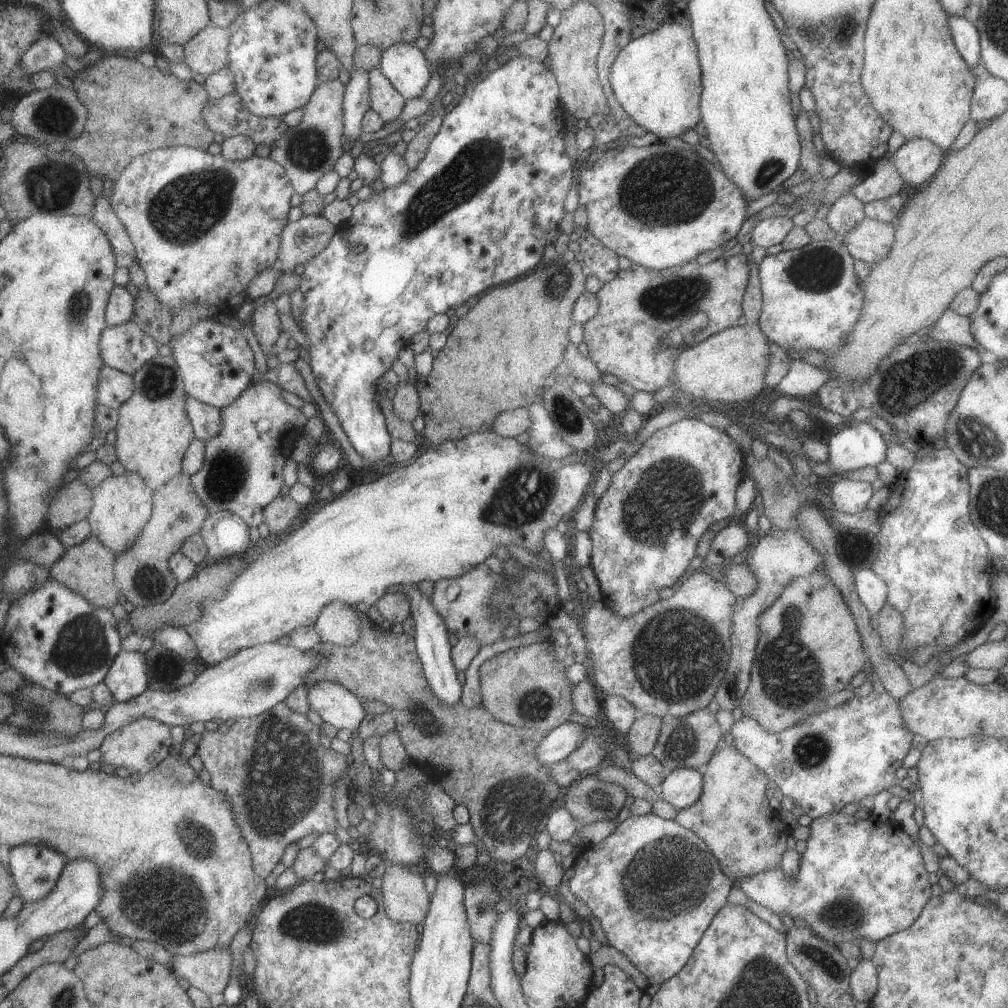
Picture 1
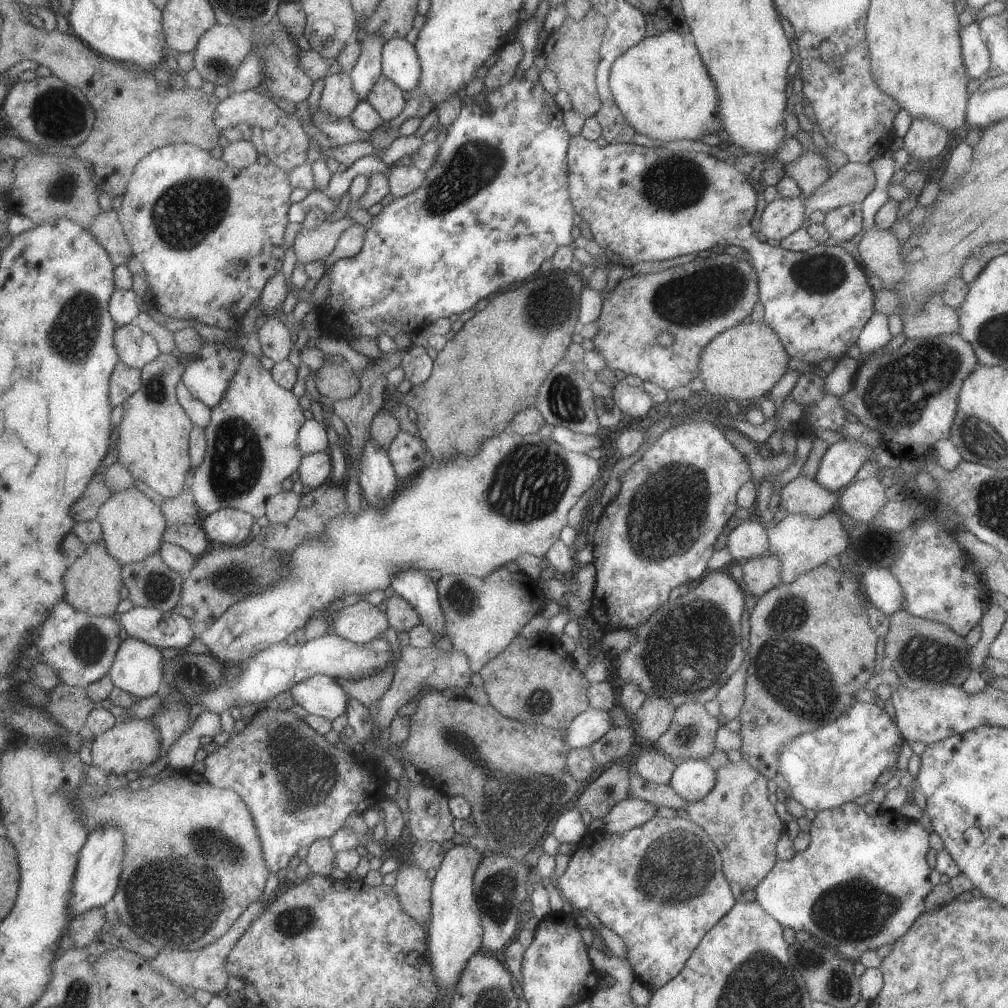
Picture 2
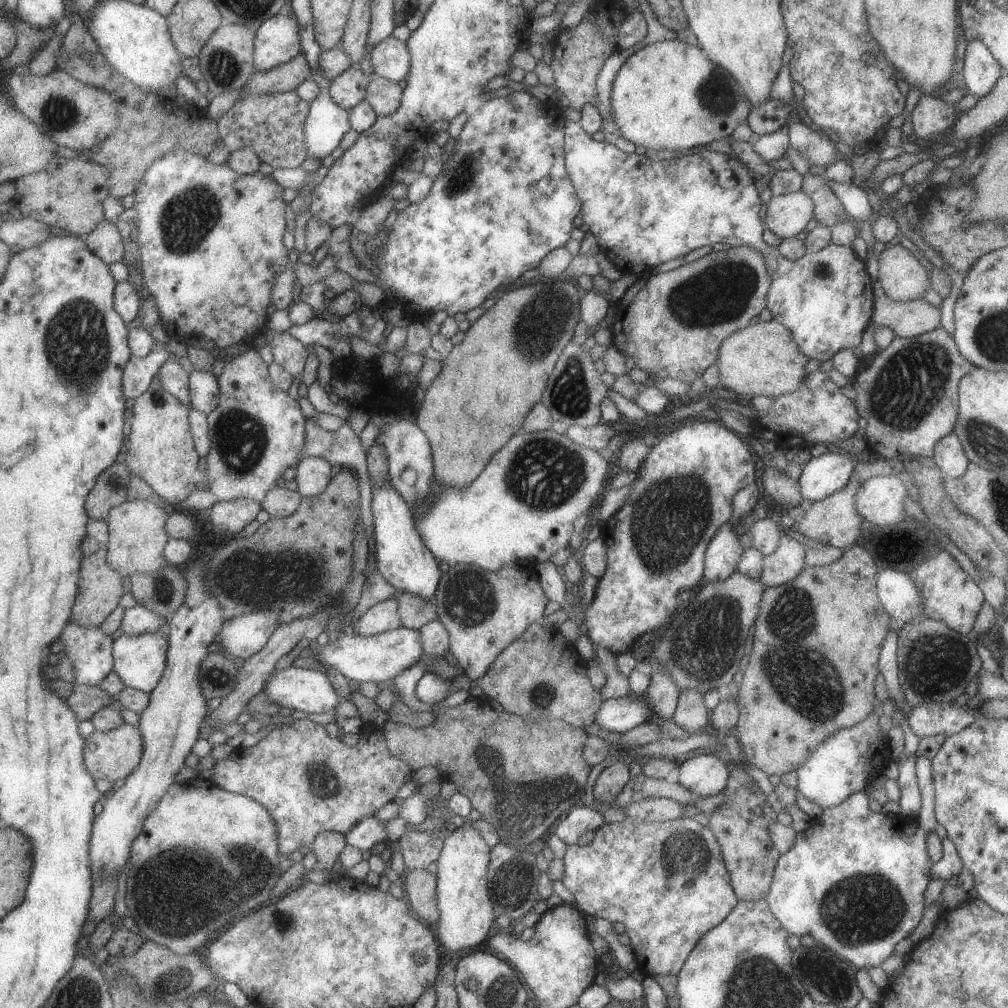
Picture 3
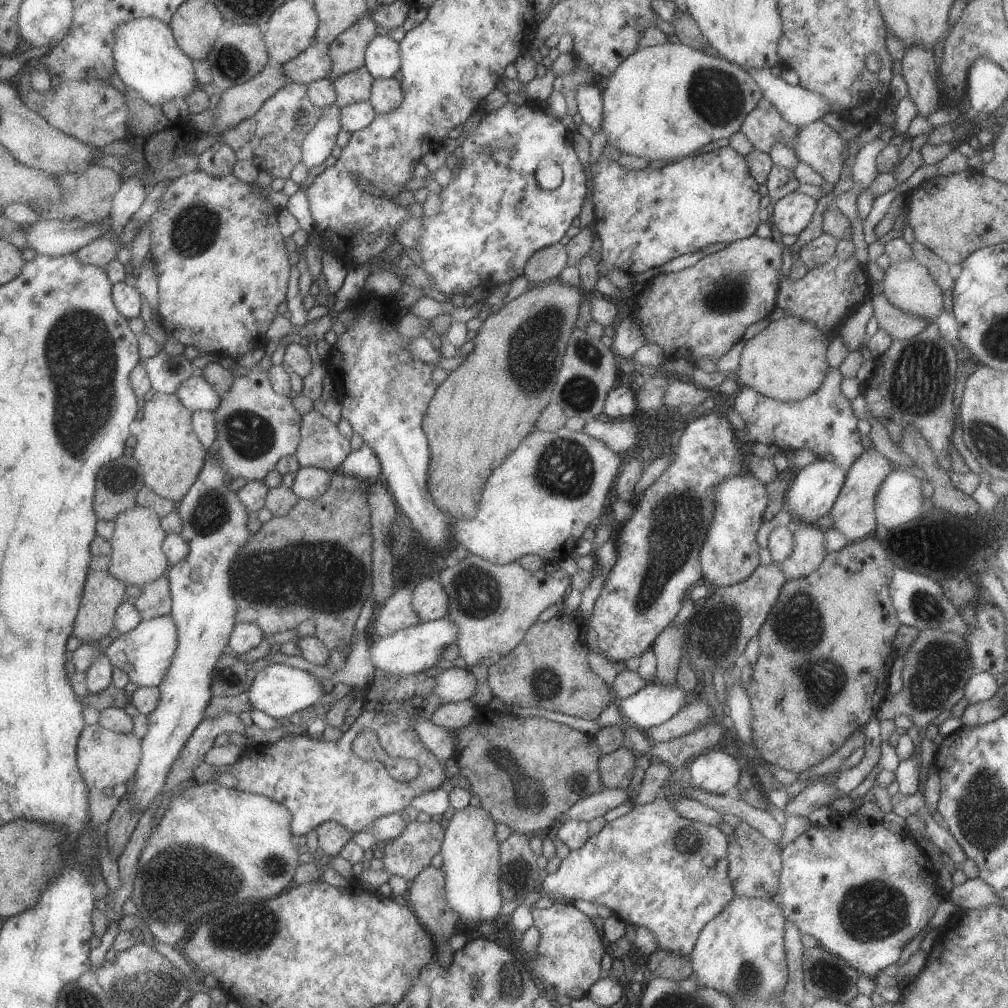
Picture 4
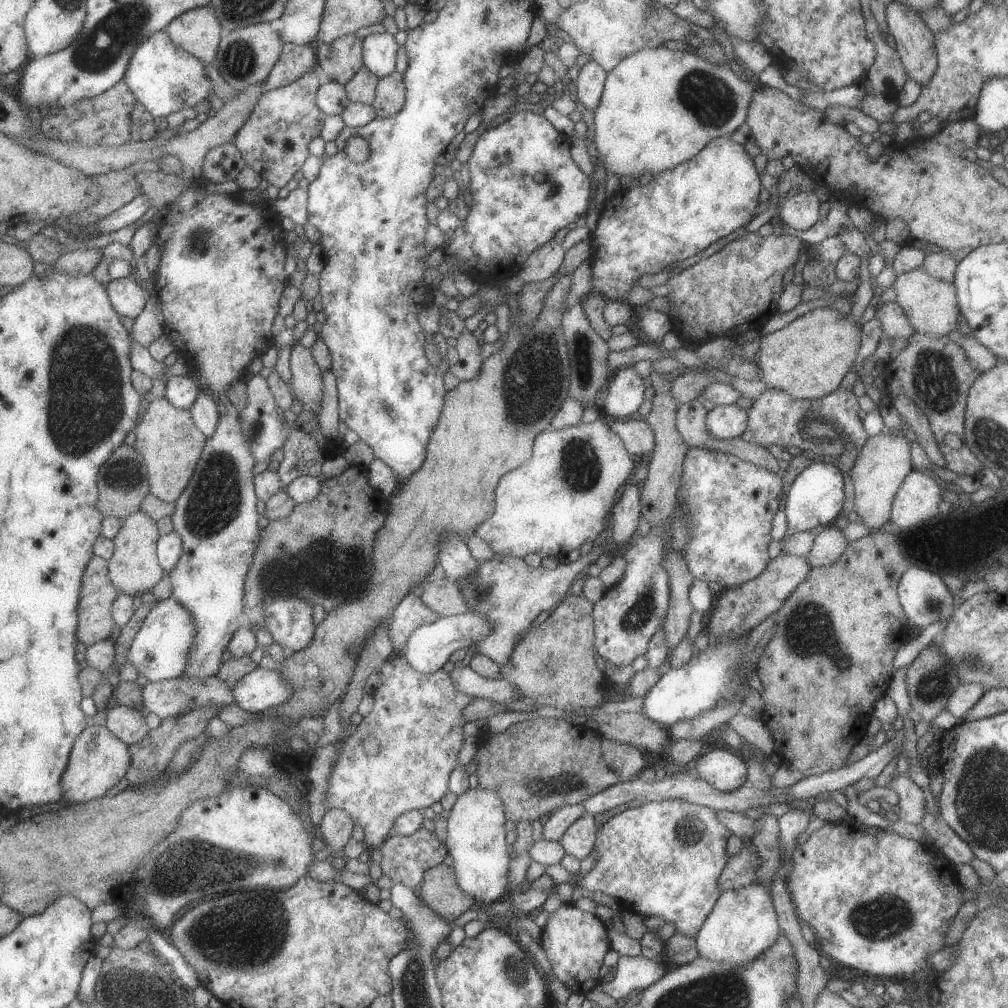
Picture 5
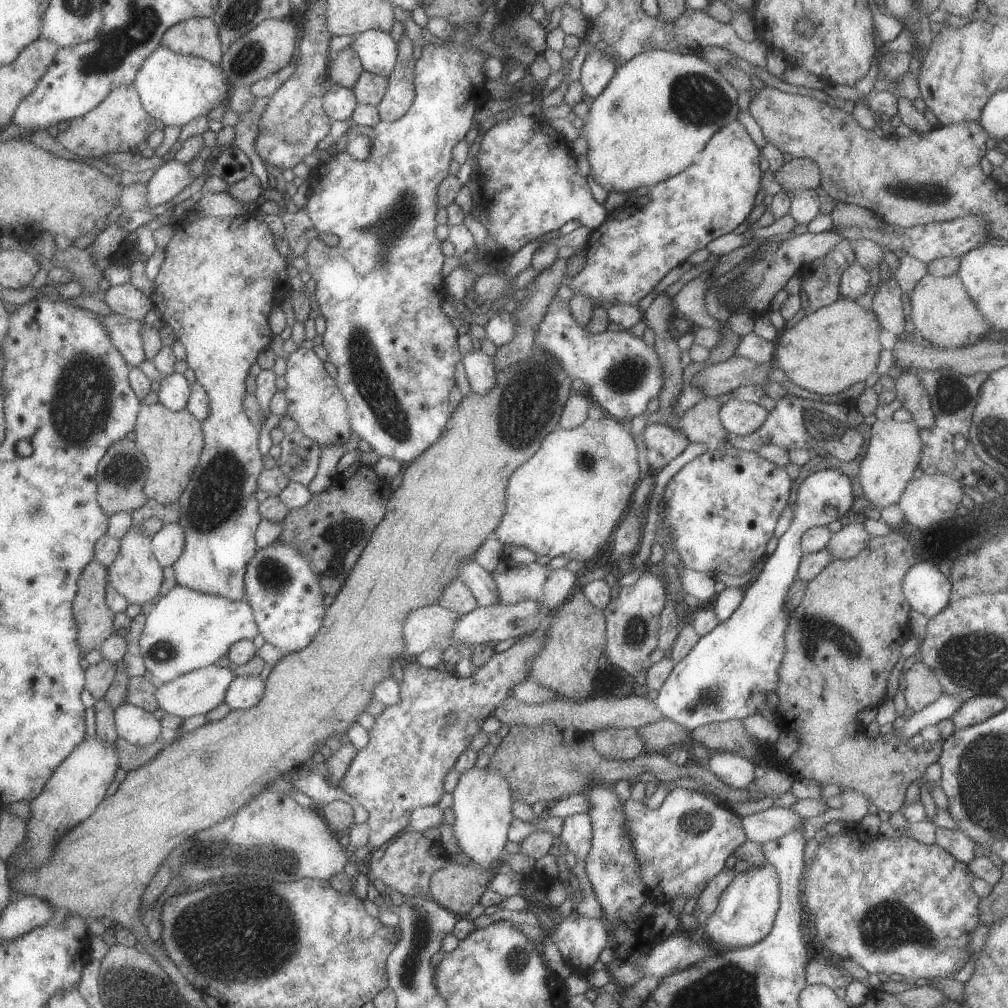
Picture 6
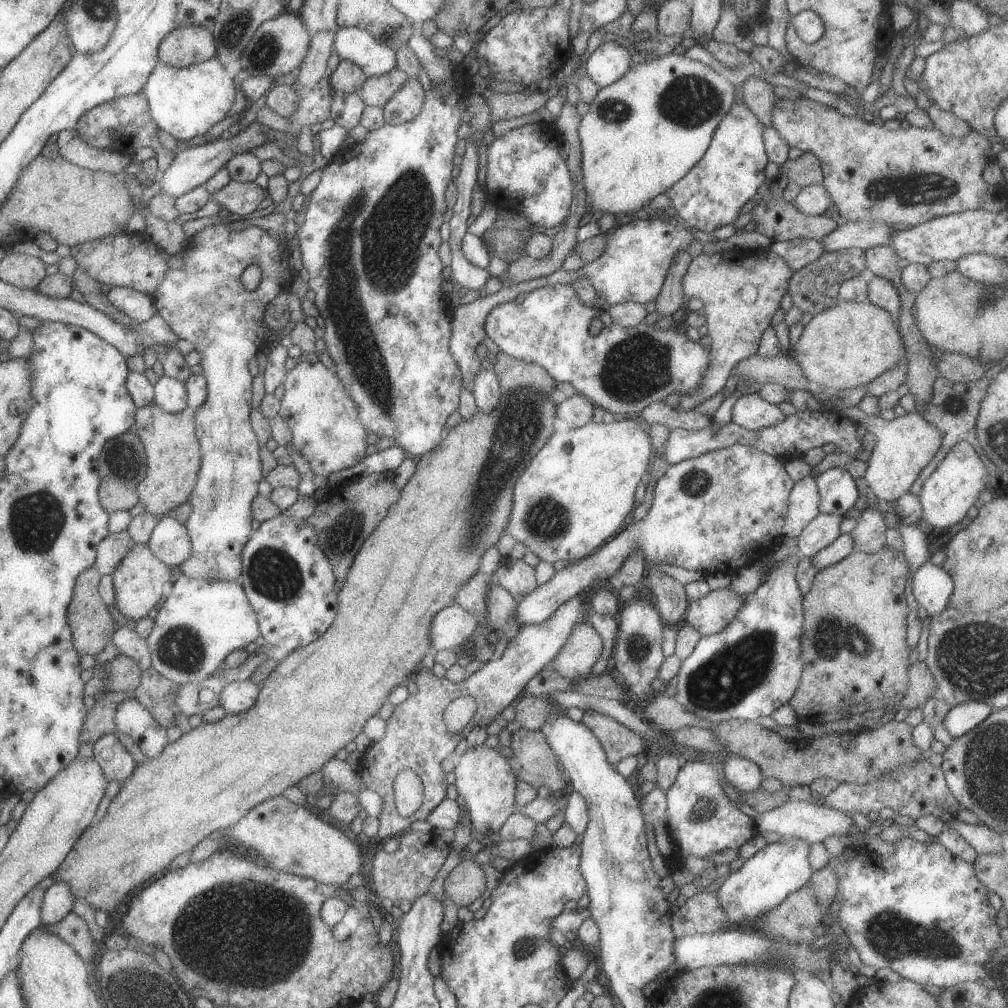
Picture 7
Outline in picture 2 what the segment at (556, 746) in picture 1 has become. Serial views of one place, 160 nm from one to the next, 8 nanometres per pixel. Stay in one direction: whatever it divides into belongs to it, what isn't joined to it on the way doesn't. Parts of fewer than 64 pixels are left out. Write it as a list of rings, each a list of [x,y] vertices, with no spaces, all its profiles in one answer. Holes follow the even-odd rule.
[[[589,708],[575,716],[563,729],[564,745],[570,750],[577,747],[590,747],[612,728],[613,720],[609,711]]]

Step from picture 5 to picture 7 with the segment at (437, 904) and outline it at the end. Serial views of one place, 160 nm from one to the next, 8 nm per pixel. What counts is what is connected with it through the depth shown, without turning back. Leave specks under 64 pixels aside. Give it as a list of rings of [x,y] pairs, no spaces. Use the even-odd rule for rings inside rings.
[[[463,859],[446,876],[444,891],[458,907],[479,899],[485,890],[485,878],[477,862]]]

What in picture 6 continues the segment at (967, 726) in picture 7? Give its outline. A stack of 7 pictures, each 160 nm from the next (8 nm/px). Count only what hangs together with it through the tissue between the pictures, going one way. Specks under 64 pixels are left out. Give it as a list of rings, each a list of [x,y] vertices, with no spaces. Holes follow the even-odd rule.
[[[993,694],[974,696],[961,703],[950,720],[953,722],[954,729],[966,728],[992,718],[1005,707],[1007,707],[1006,702],[999,696]]]

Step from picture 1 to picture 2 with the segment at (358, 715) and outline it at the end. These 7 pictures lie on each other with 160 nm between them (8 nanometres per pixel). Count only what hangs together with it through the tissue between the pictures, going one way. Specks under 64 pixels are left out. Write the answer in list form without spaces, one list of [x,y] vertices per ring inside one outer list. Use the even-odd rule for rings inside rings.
[[[316,674],[293,684],[287,690],[294,704],[299,704],[308,714],[332,721],[346,711],[349,696],[337,680]]]

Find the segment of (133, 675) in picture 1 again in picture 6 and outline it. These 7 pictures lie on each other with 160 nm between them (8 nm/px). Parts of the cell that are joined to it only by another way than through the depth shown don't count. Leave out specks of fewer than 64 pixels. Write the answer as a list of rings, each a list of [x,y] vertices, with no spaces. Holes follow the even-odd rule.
[[[175,584],[165,596],[159,596],[145,615],[137,648],[144,668],[157,683],[213,665],[225,656],[231,644],[252,640],[258,635],[253,614],[245,599],[231,602],[221,596],[209,596]]]

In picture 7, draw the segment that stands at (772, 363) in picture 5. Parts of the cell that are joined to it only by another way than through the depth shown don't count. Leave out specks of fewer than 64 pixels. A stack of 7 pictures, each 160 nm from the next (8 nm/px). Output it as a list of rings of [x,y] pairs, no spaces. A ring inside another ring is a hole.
[[[839,301],[837,304],[825,309],[823,312],[818,312],[813,315],[809,320],[808,324],[803,327],[802,333],[800,334],[799,340],[795,346],[790,347],[791,355],[794,356],[796,363],[800,364],[802,373],[810,380],[811,384],[815,388],[834,388],[834,389],[845,389],[853,388],[855,386],[864,386],[869,381],[872,381],[876,376],[879,376],[882,372],[893,368],[900,361],[900,350],[904,350],[904,342],[900,337],[900,332],[897,322],[891,318],[891,315],[882,308],[875,306],[871,302],[867,303],[854,303],[849,301]]]

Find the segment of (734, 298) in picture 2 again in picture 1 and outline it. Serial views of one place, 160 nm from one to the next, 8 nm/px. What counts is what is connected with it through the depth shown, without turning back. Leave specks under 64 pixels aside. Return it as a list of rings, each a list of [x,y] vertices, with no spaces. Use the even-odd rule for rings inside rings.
[[[742,252],[728,258],[719,257],[704,265],[693,260],[661,270],[651,270],[635,263],[632,263],[629,268],[618,269],[615,278],[603,283],[596,292],[598,309],[595,316],[582,324],[584,328],[582,341],[588,348],[587,357],[603,374],[613,374],[620,382],[630,384],[636,391],[654,393],[659,388],[670,386],[674,382],[672,365],[675,357],[685,350],[686,343],[663,348],[659,346],[659,336],[667,334],[674,328],[683,328],[684,322],[696,312],[706,316],[706,323],[692,337],[691,340],[695,343],[735,325],[737,318],[742,315],[741,300],[747,280],[749,280],[749,263]]]

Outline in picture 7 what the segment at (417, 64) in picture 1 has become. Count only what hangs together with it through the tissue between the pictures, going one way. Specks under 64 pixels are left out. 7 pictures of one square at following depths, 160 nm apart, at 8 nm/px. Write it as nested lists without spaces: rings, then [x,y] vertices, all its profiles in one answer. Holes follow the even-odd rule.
[[[338,27],[332,47],[339,60],[350,60],[366,77],[376,77],[396,67],[395,52],[357,27]]]

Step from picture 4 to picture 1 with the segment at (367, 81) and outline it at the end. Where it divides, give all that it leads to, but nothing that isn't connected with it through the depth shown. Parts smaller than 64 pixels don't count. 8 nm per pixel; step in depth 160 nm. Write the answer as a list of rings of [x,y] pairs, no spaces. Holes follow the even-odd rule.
[[[334,78],[330,81],[321,82],[321,84],[315,87],[315,90],[311,93],[309,100],[302,106],[304,114],[301,118],[301,122],[292,127],[287,127],[287,130],[274,142],[274,145],[270,148],[269,158],[273,159],[277,164],[280,164],[285,170],[286,177],[294,188],[294,192],[297,194],[306,193],[315,186],[315,182],[325,174],[325,172],[333,170],[333,164],[335,160],[343,152],[340,150],[340,144],[343,143],[343,109],[342,98],[344,95],[344,85],[339,79]]]

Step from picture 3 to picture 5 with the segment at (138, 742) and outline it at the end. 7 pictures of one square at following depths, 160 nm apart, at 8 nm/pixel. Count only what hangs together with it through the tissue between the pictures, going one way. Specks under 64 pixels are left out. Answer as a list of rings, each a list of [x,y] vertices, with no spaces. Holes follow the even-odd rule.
[[[86,725],[74,740],[66,767],[60,776],[62,799],[67,800],[70,803],[68,805],[75,805],[103,797],[126,773],[130,761],[127,747],[106,725]]]

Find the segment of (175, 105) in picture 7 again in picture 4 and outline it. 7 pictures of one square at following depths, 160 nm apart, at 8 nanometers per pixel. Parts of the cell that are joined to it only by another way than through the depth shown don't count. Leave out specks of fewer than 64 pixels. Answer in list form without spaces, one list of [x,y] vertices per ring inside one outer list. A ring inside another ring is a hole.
[[[153,17],[135,19],[114,30],[112,59],[116,83],[136,90],[147,104],[161,106],[173,98],[185,98],[195,88],[201,89],[195,83],[193,60],[176,46],[169,25]]]

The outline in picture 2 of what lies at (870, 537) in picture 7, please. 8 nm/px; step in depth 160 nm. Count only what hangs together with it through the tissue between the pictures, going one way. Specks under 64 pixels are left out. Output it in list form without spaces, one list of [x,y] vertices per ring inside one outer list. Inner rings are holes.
[[[763,555],[743,560],[740,564],[742,579],[753,596],[781,584],[780,560],[777,555]]]

